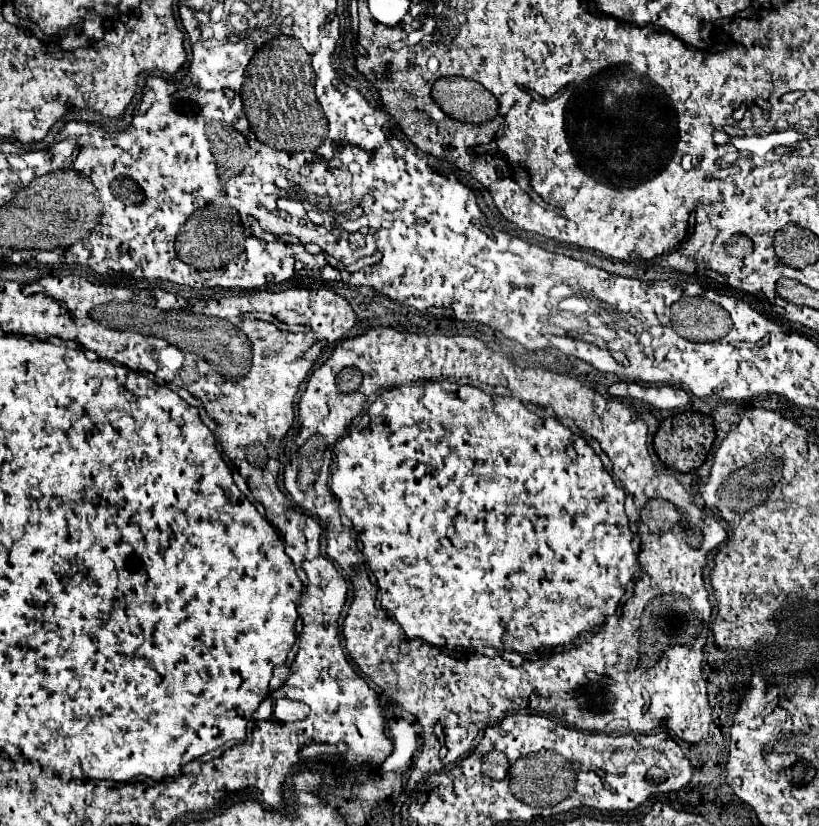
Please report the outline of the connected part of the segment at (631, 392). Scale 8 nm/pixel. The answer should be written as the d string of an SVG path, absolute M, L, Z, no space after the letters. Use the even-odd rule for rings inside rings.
M617 382L608 388L608 393L613 397L634 397L640 401L650 403L656 409L676 409L684 407L690 397L684 389L672 385L638 385L638 383Z

